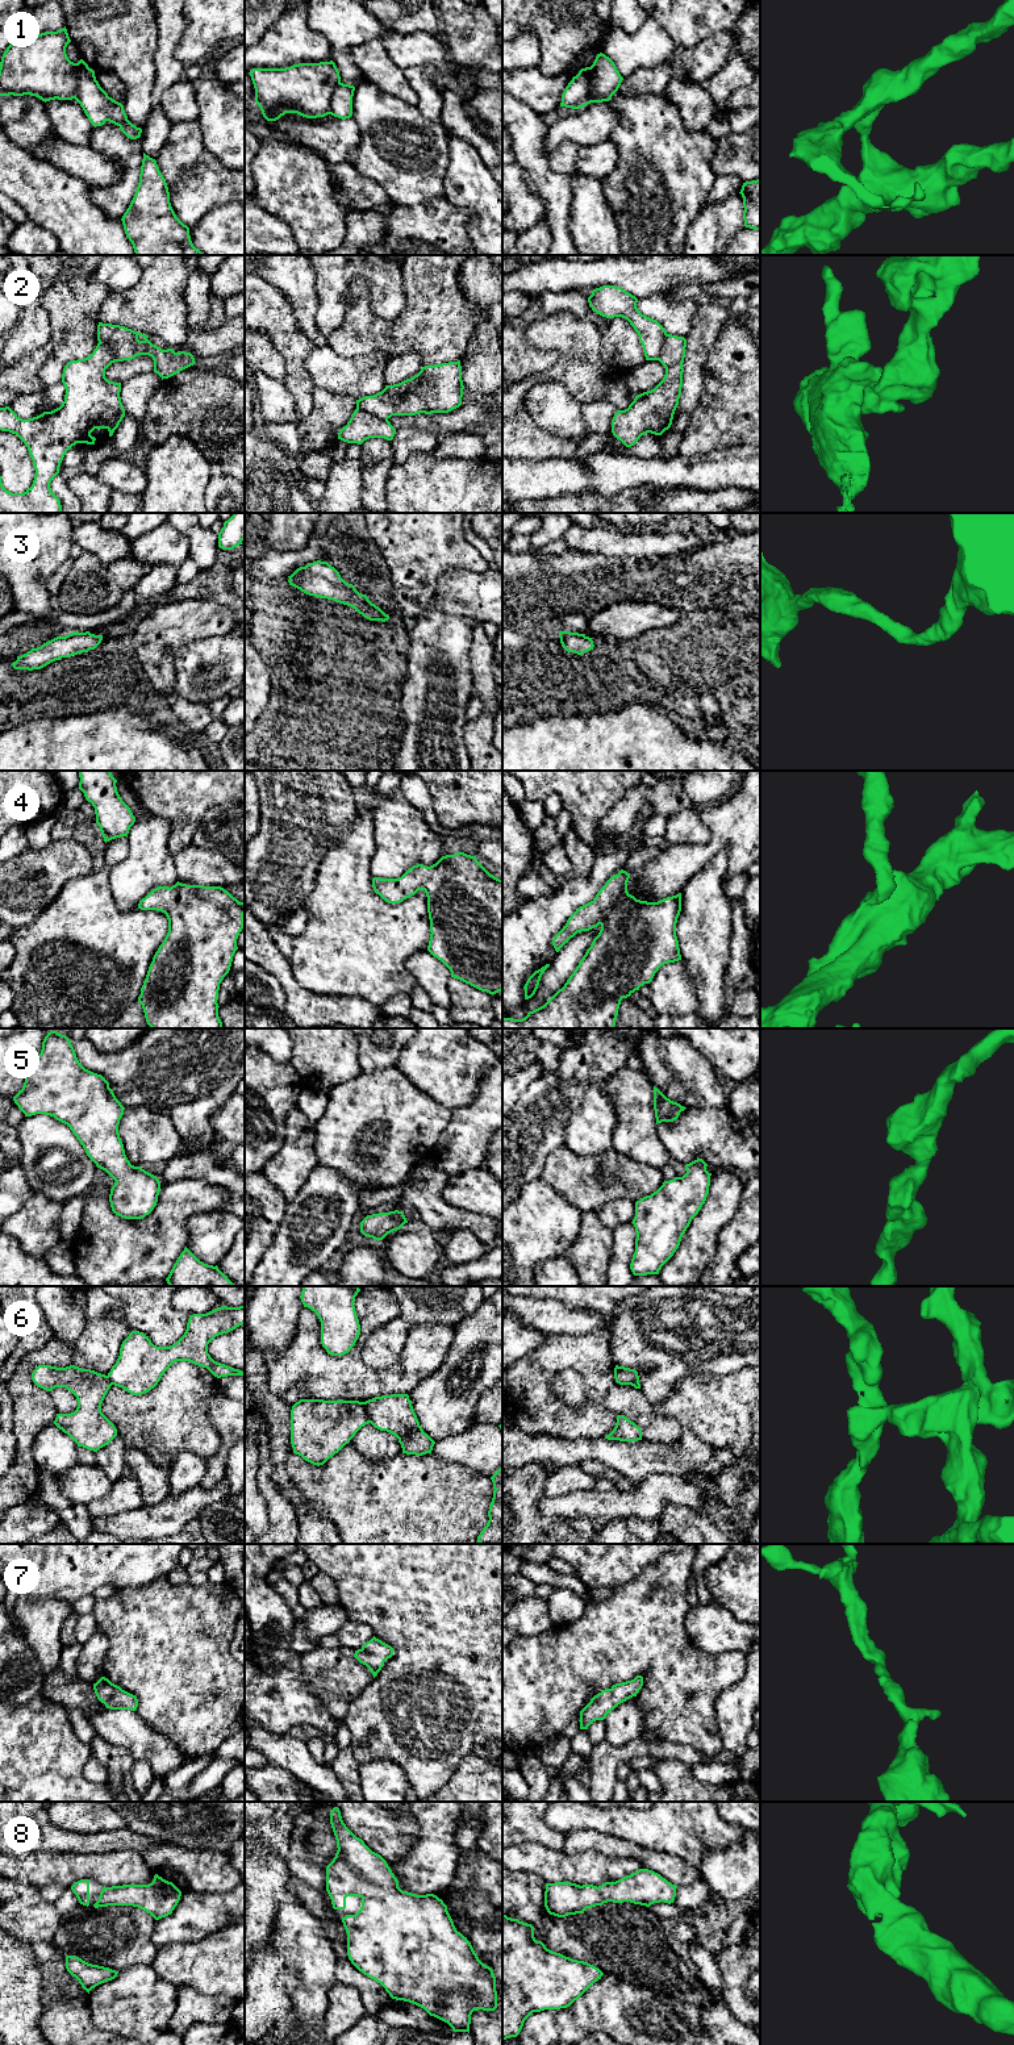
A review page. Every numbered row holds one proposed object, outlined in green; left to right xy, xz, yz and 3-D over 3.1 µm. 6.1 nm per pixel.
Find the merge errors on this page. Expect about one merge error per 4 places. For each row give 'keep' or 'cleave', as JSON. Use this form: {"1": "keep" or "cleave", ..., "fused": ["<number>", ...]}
{"1": "cleave", "2": "cleave", "3": "keep", "4": "keep", "5": "keep", "6": "cleave", "7": "keep", "8": "keep", "fused": ["1", "2", "6"]}

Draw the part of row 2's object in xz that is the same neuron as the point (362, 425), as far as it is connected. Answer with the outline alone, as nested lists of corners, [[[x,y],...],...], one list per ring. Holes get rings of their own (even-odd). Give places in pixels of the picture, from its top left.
[[[356,408],[350,421],[338,433],[338,439],[347,443],[362,445],[370,438],[384,438],[392,441],[396,429],[388,420],[376,418],[372,414]]]

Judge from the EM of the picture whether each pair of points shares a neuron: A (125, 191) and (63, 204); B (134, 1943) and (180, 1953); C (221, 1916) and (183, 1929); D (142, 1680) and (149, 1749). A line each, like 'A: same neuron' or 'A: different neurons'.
A: different neurons
B: different neurons
C: same neuron
D: different neurons

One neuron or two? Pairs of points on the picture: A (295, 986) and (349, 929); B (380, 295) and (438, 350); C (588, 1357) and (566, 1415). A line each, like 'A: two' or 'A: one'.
A: two
B: two
C: one

